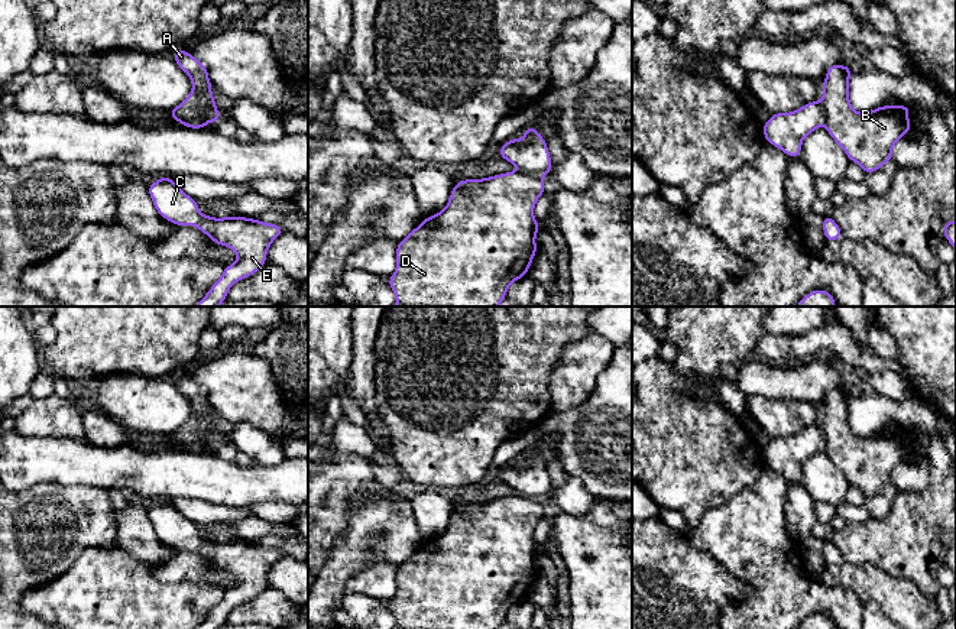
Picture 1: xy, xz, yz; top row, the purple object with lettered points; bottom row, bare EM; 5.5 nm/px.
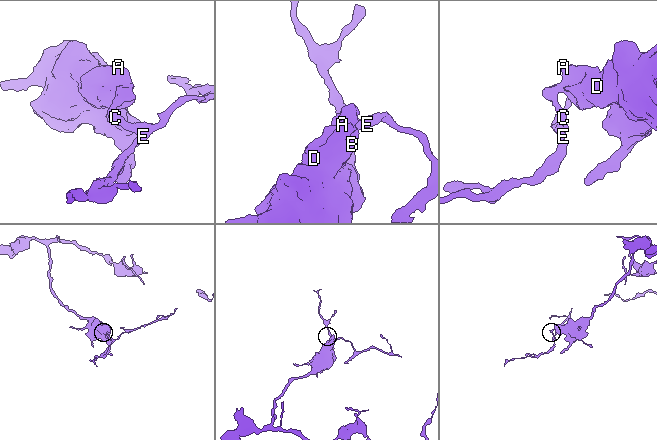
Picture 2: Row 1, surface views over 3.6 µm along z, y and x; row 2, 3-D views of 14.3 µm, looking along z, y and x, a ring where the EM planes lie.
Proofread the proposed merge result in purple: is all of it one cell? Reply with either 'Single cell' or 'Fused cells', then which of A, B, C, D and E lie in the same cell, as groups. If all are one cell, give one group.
Fused cells. Groups: A B D / C E

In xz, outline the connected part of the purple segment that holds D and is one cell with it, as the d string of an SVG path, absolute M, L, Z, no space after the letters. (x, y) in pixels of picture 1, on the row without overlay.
M524 496L457 505L445 532L424 542L396 568L396 593L388 603L396 620L395 629L499 629L509 609L526 600L538 575L535 561L541 549L534 541L534 531L542 518L544 502Z

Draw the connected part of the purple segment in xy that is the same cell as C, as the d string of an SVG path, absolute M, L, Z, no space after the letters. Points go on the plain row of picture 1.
M162 500L148 510L155 534L178 551L191 548L207 558L213 567L227 570L239 583L226 590L221 602L197 629L220 629L229 613L239 604L256 597L265 587L268 573L285 554L256 542L210 541L198 535L198 526L187 519L171 500Z

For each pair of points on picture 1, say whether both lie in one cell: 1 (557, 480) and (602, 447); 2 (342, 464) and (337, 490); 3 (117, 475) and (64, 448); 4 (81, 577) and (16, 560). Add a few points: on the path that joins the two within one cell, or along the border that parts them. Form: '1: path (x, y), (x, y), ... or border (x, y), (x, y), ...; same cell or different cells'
1: border (558, 454), (569, 475); different cells
2: path (342, 470), (337, 485); same cell
3: path (104, 467), (77, 461); same cell
4: border (87, 548), (62, 573), (33, 589); different cells

